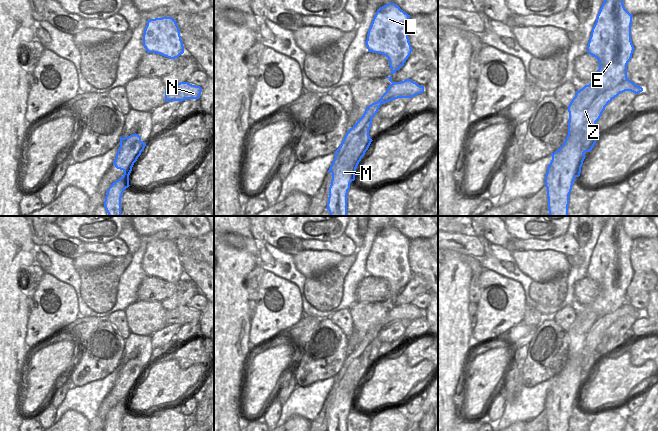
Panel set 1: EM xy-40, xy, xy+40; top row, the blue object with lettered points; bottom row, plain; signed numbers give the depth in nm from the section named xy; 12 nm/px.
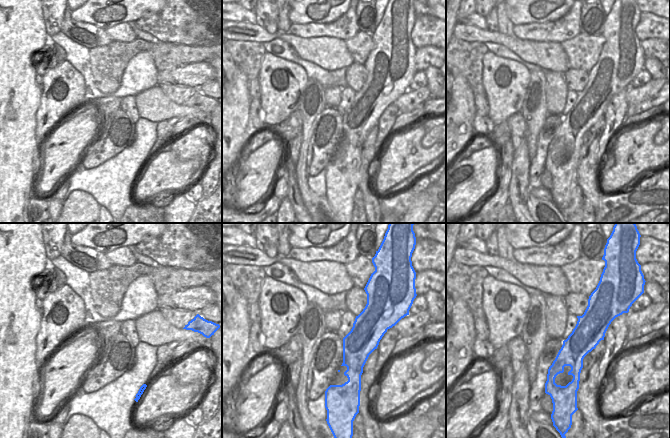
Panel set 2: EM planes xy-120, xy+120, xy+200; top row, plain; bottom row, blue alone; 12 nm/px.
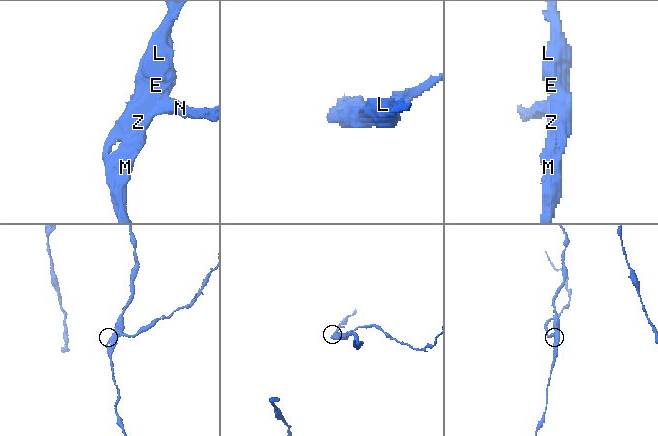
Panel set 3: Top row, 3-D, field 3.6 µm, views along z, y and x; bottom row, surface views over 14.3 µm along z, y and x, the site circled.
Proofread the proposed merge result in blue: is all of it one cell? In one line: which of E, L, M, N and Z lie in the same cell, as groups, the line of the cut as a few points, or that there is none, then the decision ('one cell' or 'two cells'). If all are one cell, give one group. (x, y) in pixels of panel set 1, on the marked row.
groups E L M Z / N; cut xy+40 (626, 77), (606, 93); two cells

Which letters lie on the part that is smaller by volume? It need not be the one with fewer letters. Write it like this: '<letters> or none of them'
N.

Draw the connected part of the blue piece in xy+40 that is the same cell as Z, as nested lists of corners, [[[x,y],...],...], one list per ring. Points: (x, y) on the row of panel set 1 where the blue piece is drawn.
[[[604,0],[597,15],[589,38],[587,53],[598,60],[599,69],[589,85],[576,91],[575,97],[568,106],[568,135],[563,145],[550,154],[552,160],[545,175],[549,216],[568,216],[569,195],[575,178],[580,176],[586,157],[584,153],[592,150],[600,136],[596,122],[608,103],[614,99],[614,96],[608,94],[607,91],[627,78],[627,64],[635,49],[631,41],[632,17],[633,15],[625,9],[623,0]]]

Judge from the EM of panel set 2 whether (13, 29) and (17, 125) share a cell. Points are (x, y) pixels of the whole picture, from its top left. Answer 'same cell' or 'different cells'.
same cell

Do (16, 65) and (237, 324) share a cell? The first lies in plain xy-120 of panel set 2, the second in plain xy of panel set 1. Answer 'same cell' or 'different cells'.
same cell

